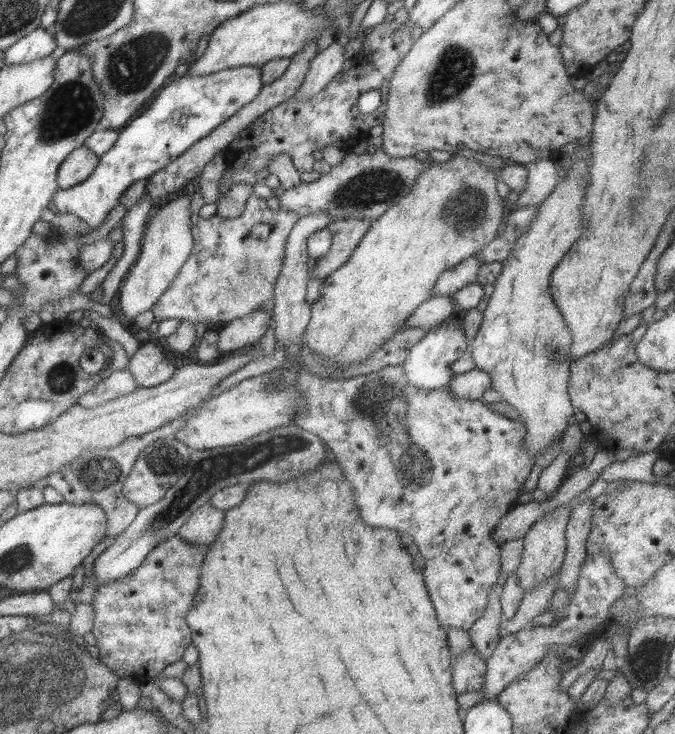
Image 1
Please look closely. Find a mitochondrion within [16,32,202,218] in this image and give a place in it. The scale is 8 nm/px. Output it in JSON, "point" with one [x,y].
{"point":[70,108]}

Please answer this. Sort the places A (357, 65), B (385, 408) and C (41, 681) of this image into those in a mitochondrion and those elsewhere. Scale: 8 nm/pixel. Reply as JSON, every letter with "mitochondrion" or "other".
{"A":"other","B":"mitochondrion","C":"mitochondrion"}

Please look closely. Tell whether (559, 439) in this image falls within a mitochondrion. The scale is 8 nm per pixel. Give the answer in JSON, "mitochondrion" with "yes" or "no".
{"mitochondrion":"no"}

